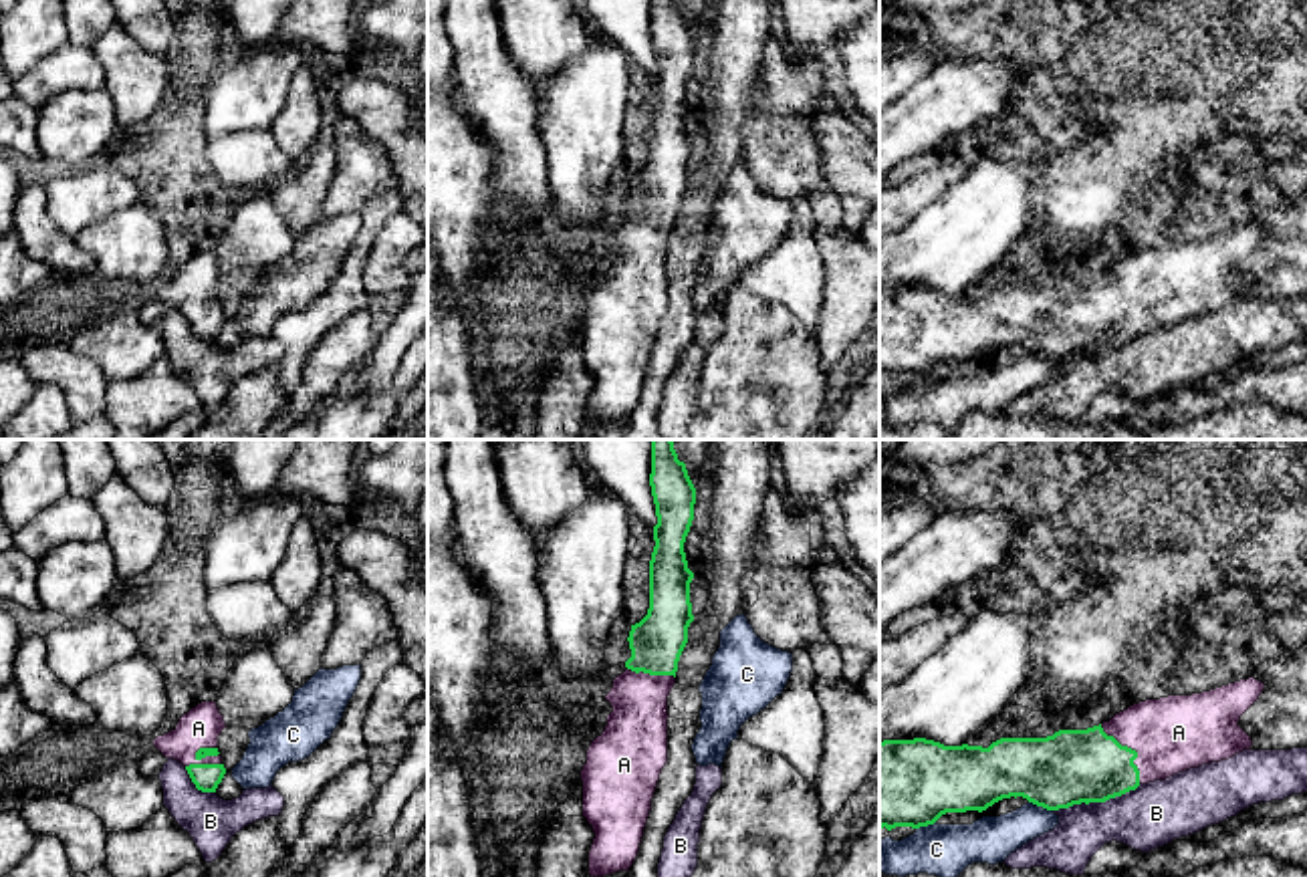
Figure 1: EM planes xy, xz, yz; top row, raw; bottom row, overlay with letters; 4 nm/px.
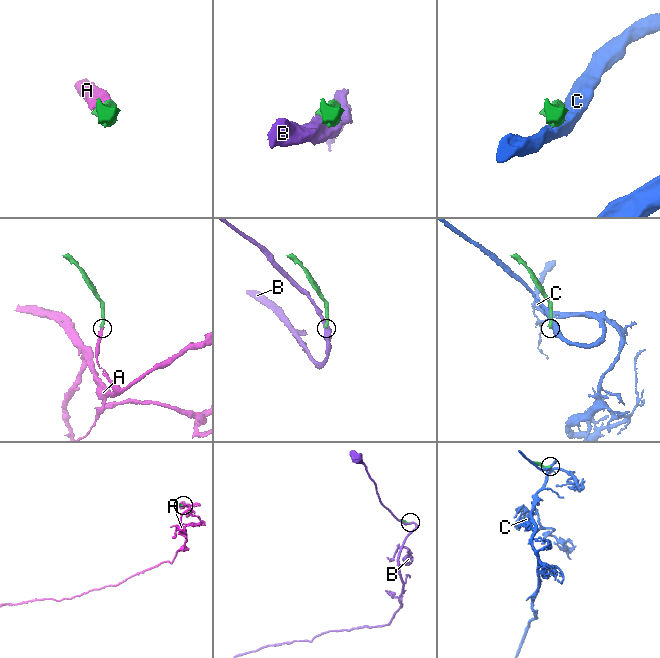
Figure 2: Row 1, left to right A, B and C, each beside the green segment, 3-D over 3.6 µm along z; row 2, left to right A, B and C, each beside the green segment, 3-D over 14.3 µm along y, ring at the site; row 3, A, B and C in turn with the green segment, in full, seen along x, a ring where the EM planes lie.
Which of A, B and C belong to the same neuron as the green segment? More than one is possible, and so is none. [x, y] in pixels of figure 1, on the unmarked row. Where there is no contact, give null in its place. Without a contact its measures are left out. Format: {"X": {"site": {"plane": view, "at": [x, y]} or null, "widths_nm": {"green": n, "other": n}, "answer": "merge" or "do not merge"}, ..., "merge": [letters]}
{"A": {"site": {"plane": "yz", "at": [1130, 297]}, "widths_nm": {"green": 300, "other": 300}, "answer": "merge"}, "B": {"site": {"plane": "yz", "at": [1096, 349]}, "widths_nm": {"green": 300, "other": 260}, "answer": "do not merge"}, "C": {"site": {"plane": "yz", "at": [1041, 353]}, "widths_nm": {"green": 300, "other": 190}, "answer": "do not merge"}, "merge": ["A"]}

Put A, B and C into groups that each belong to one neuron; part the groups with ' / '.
A / B / C

